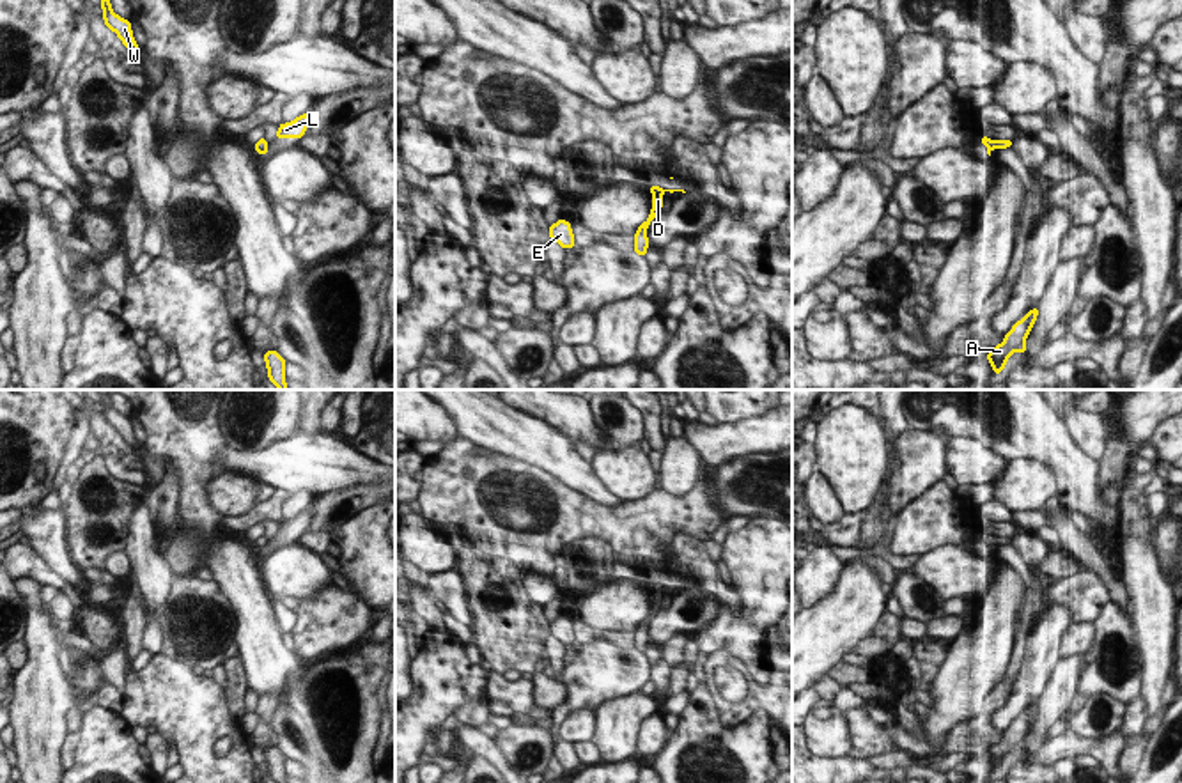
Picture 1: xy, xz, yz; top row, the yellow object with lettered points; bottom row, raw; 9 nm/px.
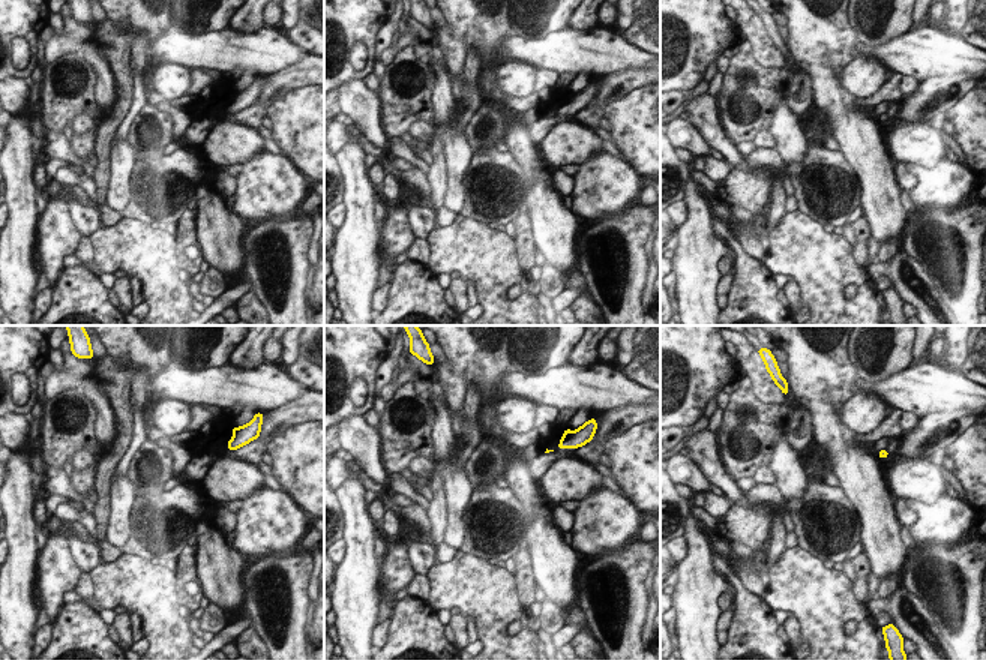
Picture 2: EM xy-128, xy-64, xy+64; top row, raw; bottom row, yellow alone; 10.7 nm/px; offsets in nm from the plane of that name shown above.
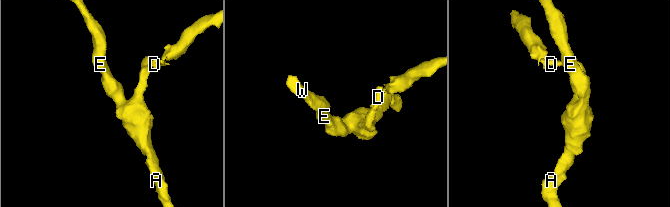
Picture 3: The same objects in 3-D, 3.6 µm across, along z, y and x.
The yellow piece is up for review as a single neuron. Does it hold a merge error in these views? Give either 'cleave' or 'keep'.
cleave

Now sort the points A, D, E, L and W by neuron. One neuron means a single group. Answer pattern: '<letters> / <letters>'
A D E W / L

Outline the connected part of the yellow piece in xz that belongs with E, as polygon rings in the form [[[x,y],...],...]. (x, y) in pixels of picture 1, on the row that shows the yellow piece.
[[[558,220],[555,225],[549,227],[549,239],[556,241],[562,248],[571,250],[576,244],[571,223],[565,220]]]

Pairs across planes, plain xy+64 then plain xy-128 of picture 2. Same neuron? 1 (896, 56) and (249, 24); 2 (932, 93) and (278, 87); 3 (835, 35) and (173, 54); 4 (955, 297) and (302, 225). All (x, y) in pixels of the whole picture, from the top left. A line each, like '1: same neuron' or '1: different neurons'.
1: different neurons
2: same neuron
3: different neurons
4: same neuron

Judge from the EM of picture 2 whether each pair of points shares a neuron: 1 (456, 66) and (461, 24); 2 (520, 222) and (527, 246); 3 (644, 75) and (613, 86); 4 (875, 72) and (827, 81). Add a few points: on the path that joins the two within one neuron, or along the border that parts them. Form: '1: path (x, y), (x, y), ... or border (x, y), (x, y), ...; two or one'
1: border (447, 24), (449, 33), (467, 47); two
2: path (523, 228), (524, 240); one
3: path (637, 78), (620, 83); one
4: border (859, 54), (839, 77), (839, 83), (854, 98); two

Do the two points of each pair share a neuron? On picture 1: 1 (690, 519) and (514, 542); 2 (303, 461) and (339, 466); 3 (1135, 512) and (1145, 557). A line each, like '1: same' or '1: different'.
1: same
2: same
3: same

